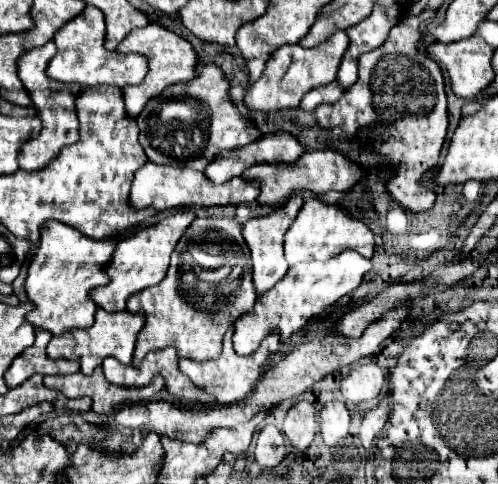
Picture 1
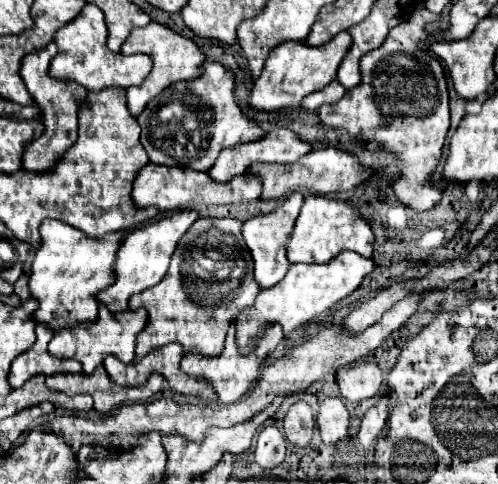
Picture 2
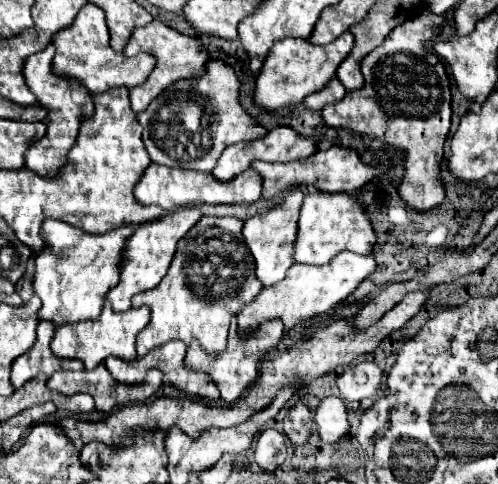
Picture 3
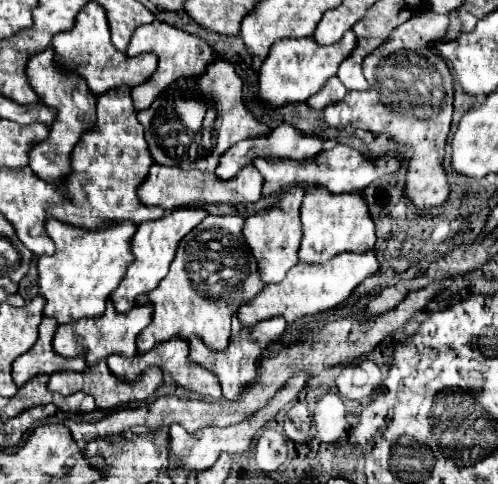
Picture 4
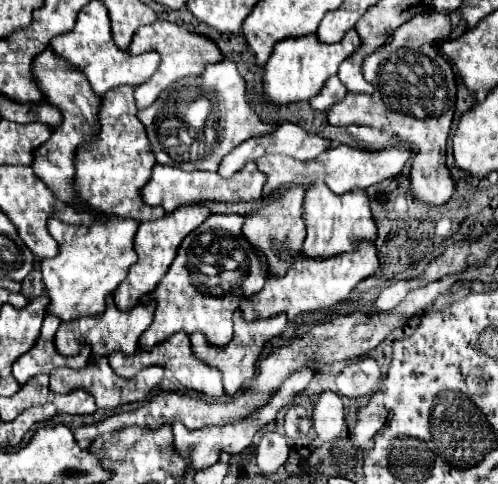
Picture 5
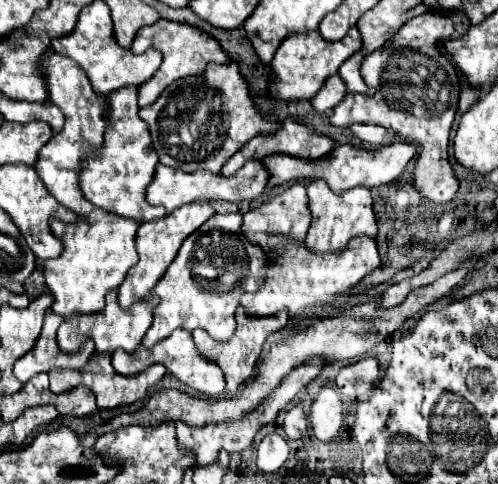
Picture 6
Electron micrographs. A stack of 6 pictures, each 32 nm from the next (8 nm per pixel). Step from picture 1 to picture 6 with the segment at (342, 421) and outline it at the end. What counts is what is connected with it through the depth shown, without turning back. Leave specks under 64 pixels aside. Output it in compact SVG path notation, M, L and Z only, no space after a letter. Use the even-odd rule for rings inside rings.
M332 388L322 390L324 392L312 400L310 426L318 440L332 440L342 434L342 402L332 392Z

